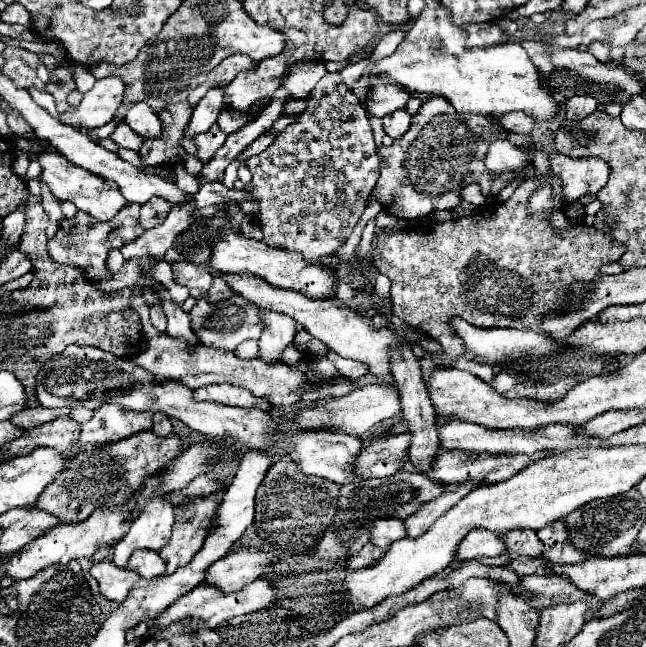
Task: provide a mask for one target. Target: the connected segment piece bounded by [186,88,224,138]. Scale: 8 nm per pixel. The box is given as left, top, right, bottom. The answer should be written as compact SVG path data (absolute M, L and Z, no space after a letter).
M212 88L208 94L198 102L198 106L192 112L192 120L186 128L186 138L192 138L198 132L206 132L214 122L218 112L224 108L224 90L222 88Z

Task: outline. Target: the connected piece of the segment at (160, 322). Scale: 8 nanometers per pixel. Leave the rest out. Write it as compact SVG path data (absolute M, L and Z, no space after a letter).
M160 302L152 304L152 308L150 308L150 320L152 320L152 326L154 326L156 330L164 332L164 330L166 330L166 316L164 316L164 312L162 312L162 308L160 308L158 304L160 304Z

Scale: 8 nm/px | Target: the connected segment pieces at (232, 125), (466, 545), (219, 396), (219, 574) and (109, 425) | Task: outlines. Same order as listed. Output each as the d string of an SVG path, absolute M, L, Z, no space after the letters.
M224 108L224 110L220 112L220 116L218 116L218 126L220 126L220 130L222 130L224 134L234 134L234 132L238 132L238 128L244 128L246 122L250 122L248 116L244 116L244 114L240 114L240 112L234 112L234 110L228 110L228 108Z
M470 530L456 550L456 560L476 560L482 556L500 556L504 552L504 542L498 532L490 530Z
M210 384L194 390L194 400L202 402L218 402L226 406L240 406L240 408L260 408L268 410L270 404L264 398L250 394L246 388L236 384Z
M260 550L232 552L216 560L212 566L208 566L204 584L214 586L222 594L230 594L270 572L268 566L272 562L276 562L276 556L272 552L260 552Z
M102 404L94 410L94 416L88 422L84 422L80 428L82 428L80 446L84 450L88 446L116 442L116 440L122 440L136 432L150 430L152 414L124 410L116 404Z

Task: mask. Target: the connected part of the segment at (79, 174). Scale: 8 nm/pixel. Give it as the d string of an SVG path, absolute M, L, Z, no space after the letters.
M40 152L36 154L36 160L40 162L42 166L42 174L40 174L40 180L48 184L52 196L56 200L68 200L72 204L76 204L78 210L84 210L88 212L90 216L94 216L96 220L104 222L104 220L112 220L120 208L124 208L128 202L126 198L120 194L118 186L110 180L102 180L100 176L96 174L90 174L88 170L64 160L58 152Z

